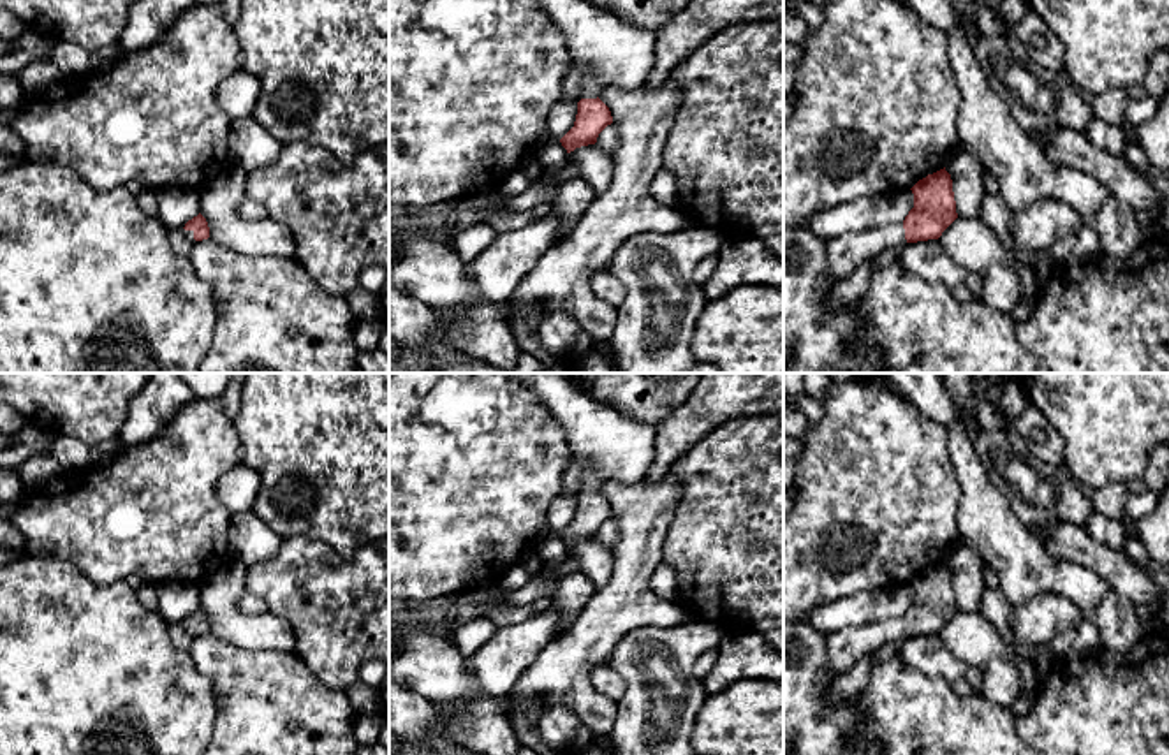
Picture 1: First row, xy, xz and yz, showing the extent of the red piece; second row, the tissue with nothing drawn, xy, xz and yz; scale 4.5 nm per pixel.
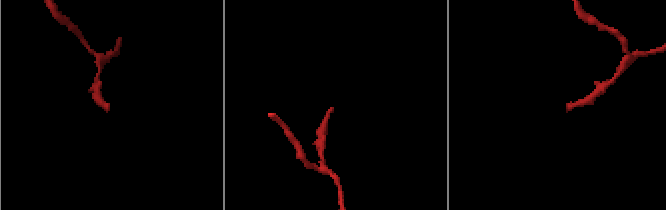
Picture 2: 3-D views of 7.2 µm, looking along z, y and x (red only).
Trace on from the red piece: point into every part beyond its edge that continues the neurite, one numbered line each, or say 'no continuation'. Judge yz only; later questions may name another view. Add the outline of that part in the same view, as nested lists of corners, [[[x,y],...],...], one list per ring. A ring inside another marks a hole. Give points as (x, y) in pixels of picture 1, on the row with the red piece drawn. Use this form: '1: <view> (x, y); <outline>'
1: yz (845, 252); [[[903,224],[849,232],[826,241],[827,282],[834,285],[845,280],[866,259],[903,243],[907,243]]]

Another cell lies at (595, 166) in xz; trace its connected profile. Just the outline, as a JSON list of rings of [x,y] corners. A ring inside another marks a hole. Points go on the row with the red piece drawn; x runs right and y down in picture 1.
[[[597,144],[576,148],[569,153],[569,160],[577,167],[577,178],[590,183],[590,187],[602,194],[614,178],[614,160]]]

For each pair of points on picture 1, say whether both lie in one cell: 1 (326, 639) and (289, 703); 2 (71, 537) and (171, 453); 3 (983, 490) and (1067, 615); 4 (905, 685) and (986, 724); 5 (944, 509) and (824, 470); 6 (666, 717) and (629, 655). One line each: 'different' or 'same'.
1: different
2: same
3: different
4: same
5: same
6: same

